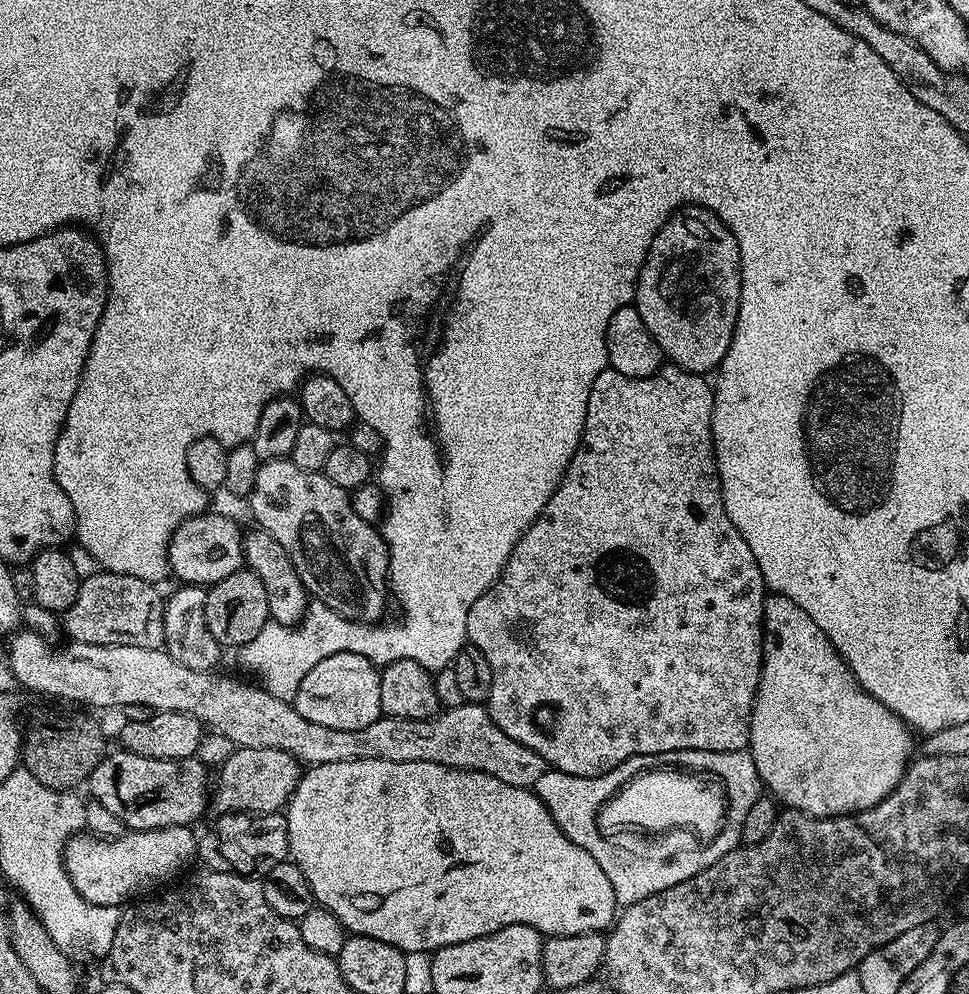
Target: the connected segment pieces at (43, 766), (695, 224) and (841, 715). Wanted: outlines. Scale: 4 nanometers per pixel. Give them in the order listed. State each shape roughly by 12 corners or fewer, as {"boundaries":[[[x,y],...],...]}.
{"boundaries":[[[83,711],[36,716],[22,764],[42,782],[79,789],[106,755]],[[677,208],[634,306],[675,367],[719,369],[740,251],[709,208]],[[785,596],[764,602],[748,748],[785,809],[880,804],[913,759]]]}

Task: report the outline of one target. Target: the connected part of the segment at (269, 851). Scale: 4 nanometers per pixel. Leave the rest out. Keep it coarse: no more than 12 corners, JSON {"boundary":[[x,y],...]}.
{"boundary":[[221,813],[207,869],[263,876],[289,857],[283,813]]}

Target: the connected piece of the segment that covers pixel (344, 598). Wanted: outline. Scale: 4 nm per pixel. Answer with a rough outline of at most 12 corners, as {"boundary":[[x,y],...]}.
{"boundary":[[266,460],[252,516],[309,597],[357,624],[390,604],[388,543],[323,472]]}

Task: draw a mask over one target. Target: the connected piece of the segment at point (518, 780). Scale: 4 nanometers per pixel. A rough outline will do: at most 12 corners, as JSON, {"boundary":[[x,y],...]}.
{"boundary":[[8,644],[24,688],[190,714],[301,765],[438,762],[532,788],[546,770],[484,704],[362,730],[163,647]]}

